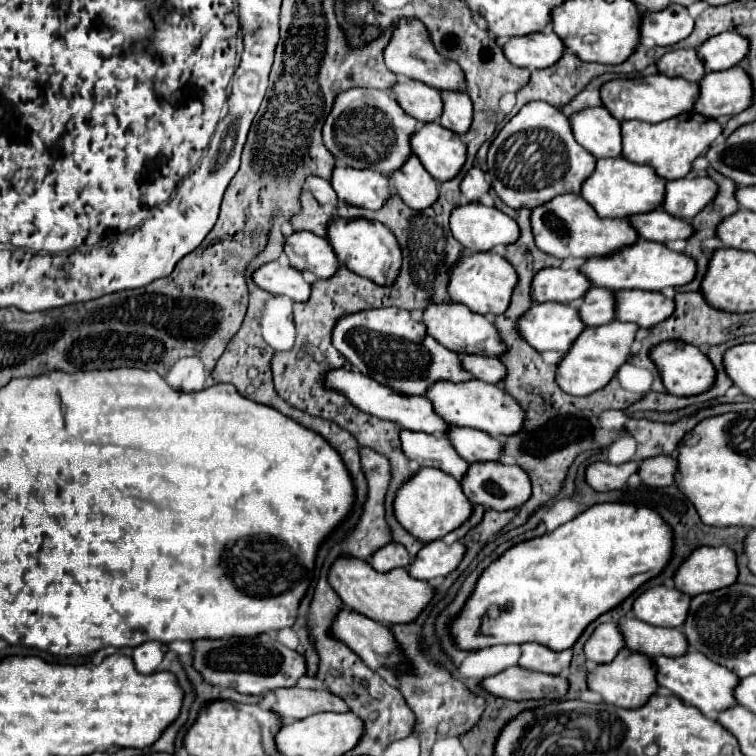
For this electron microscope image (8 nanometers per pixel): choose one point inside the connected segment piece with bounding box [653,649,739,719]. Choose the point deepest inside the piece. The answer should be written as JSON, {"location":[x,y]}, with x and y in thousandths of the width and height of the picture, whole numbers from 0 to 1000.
{"location":[915,896]}

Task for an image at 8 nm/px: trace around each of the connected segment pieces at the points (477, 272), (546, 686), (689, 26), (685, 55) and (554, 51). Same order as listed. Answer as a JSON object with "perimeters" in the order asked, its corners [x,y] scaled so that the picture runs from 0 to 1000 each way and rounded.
{"perimeters":[[[[639,332],[639,335],[610,335],[604,348],[594,356],[594,374],[591,374],[591,388],[599,398],[618,403],[626,414],[634,417],[660,417],[671,409],[673,396],[676,396],[676,385],[684,374],[684,361],[679,358],[676,348],[663,340],[655,337],[649,332]]],[[[687,880],[671,882],[657,893],[642,896],[634,903],[649,919],[668,925],[742,925],[750,914],[750,901],[739,893],[721,893],[710,888],[697,888]]],[[[882,7],[877,15],[851,15],[845,46],[851,60],[893,60],[917,41],[917,22],[903,7]]],[[[896,65],[880,70],[869,83],[869,94],[882,102],[903,102],[919,112],[933,99],[930,83],[925,81],[919,65]]],[[[729,38],[721,44],[705,44],[694,49],[676,49],[665,60],[665,73],[681,89],[721,91],[729,89],[745,73],[745,57]]]]}

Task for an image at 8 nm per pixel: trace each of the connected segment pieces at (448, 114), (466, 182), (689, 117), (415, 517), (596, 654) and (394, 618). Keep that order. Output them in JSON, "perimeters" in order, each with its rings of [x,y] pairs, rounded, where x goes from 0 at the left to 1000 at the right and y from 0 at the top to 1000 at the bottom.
{"perimeters":[[[[583,120],[583,131],[586,131],[586,149],[581,163],[612,179],[626,157],[626,139],[620,126],[610,120]]],[[[623,221],[610,239],[610,255],[618,266],[631,266],[642,253],[647,253],[647,239],[642,229],[634,221]]],[[[917,147],[880,157],[874,163],[848,163],[848,160],[824,160],[824,208],[835,216],[858,218],[880,239],[901,237],[911,229],[914,213],[935,200],[935,194],[954,179],[954,165],[946,157],[933,157]]],[[[557,618],[525,647],[520,660],[520,679],[536,702],[565,718],[583,713],[586,708],[604,700],[623,681],[623,665],[615,660],[604,634],[589,628],[581,620]]],[[[816,824],[790,827],[784,840],[771,853],[771,864],[776,869],[774,882],[782,885],[790,877],[811,872],[811,866],[816,866],[816,861],[821,856],[824,856],[824,851],[821,851],[821,840],[816,840]]],[[[451,734],[448,739],[443,739],[443,745],[435,753],[435,771],[459,803],[507,827],[546,821],[573,787],[573,776],[565,774],[562,769],[541,763],[538,753],[528,750],[512,758],[501,758],[493,750],[488,750],[485,742],[472,739],[467,734]]]]}

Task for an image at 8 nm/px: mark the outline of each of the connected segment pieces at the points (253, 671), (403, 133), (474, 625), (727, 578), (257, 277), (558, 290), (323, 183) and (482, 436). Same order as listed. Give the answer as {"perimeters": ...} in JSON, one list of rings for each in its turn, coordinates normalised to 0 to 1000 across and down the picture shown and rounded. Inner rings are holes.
{"perimeters":[[[[358,840],[306,845],[261,845],[255,848],[255,885],[284,909],[303,909],[324,919],[351,919],[358,911],[388,909],[403,893],[403,872],[388,858],[366,851]]],[[[459,118],[443,128],[440,144],[427,165],[427,189],[440,202],[446,218],[491,224],[504,231],[525,226],[544,205],[541,179],[552,171],[552,157],[536,152],[528,136],[501,118]]],[[[784,668],[734,702],[689,716],[655,739],[631,766],[612,806],[594,819],[594,837],[612,861],[673,851],[716,851],[731,861],[755,858],[784,819],[874,758],[885,742],[888,718],[888,700],[858,671]],[[647,800],[663,803],[657,819],[644,816]]],[[[922,724],[903,739],[890,758],[893,776],[909,787],[925,787],[933,782],[948,782],[972,771],[975,745],[972,731],[959,724]]],[[[358,345],[335,358],[332,369],[351,385],[361,390],[380,390],[388,398],[409,396],[411,377],[398,366],[393,356],[372,345]]],[[[753,340],[741,353],[721,353],[708,361],[702,372],[705,401],[758,401],[766,398],[779,382],[779,369],[766,361],[772,343]]],[[[409,231],[406,239],[403,239],[403,245],[406,245],[406,250],[417,258],[417,263],[419,263],[425,271],[430,271],[430,269],[446,271],[446,269],[448,269],[448,266],[446,266],[446,258],[443,258],[443,253],[440,253],[440,247],[438,247],[438,242],[435,242],[433,237],[425,237],[425,234],[419,234],[419,231]]],[[[594,562],[589,575],[597,583],[599,594],[620,612],[660,607],[663,602],[663,581],[655,581],[642,570]]]]}

